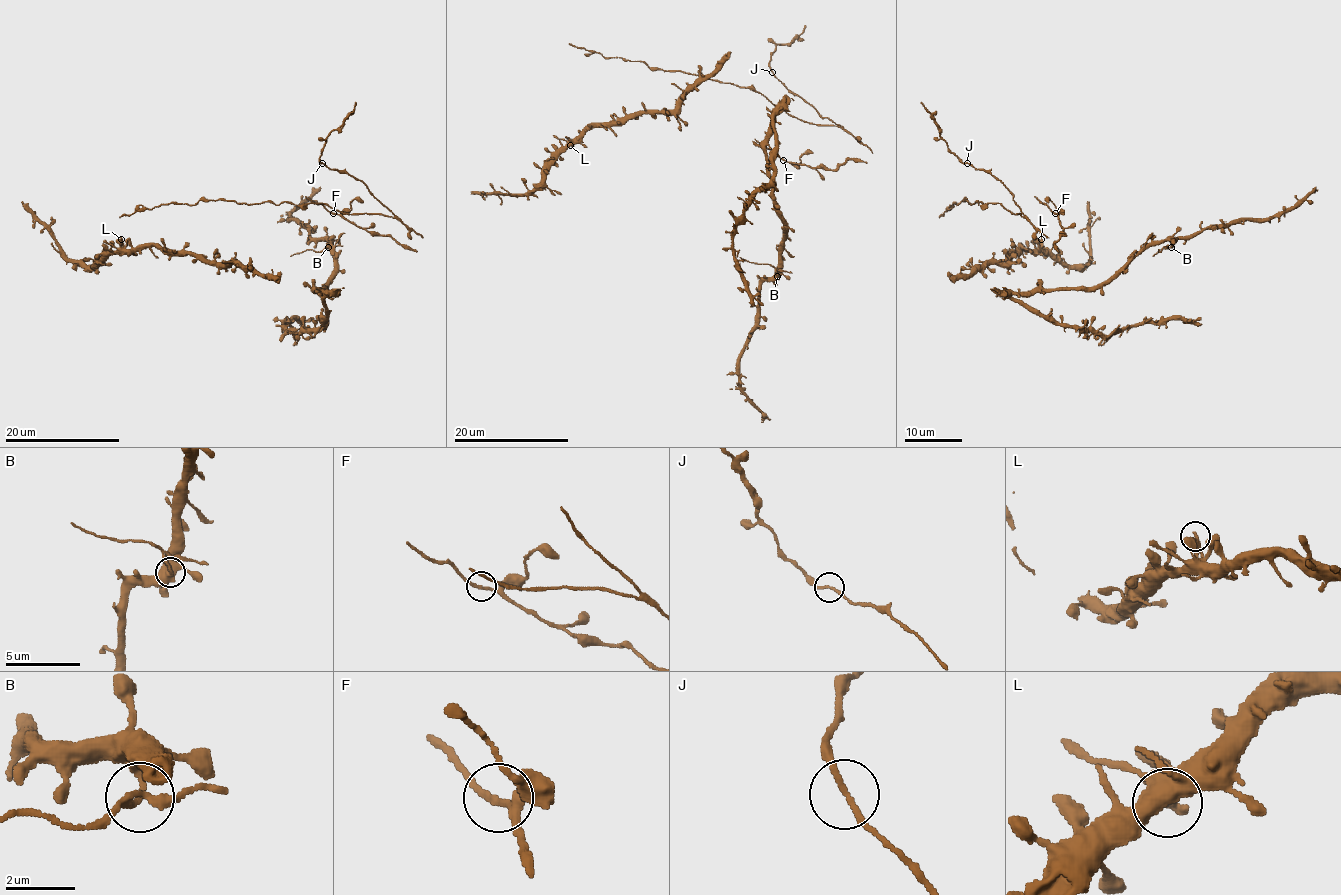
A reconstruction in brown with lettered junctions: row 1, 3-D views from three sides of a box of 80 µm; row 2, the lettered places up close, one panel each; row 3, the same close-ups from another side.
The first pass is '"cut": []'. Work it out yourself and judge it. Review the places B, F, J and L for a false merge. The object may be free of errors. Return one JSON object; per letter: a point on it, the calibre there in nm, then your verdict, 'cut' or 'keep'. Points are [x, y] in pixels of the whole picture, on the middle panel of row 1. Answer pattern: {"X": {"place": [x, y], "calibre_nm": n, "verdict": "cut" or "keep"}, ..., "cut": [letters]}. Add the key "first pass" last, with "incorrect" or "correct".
{"B": {"place": [777, 276], "calibre_nm": 170, "verdict": "cut"}, "F": {"place": [783, 160], "calibre_nm": 170, "verdict": "keep"}, "J": {"place": [772, 72], "calibre_nm": 160, "verdict": "keep"}, "L": {"place": [570, 145], "calibre_nm": 240, "verdict": "keep"}, "cut": ["B"], "first pass": "incorrect"}

